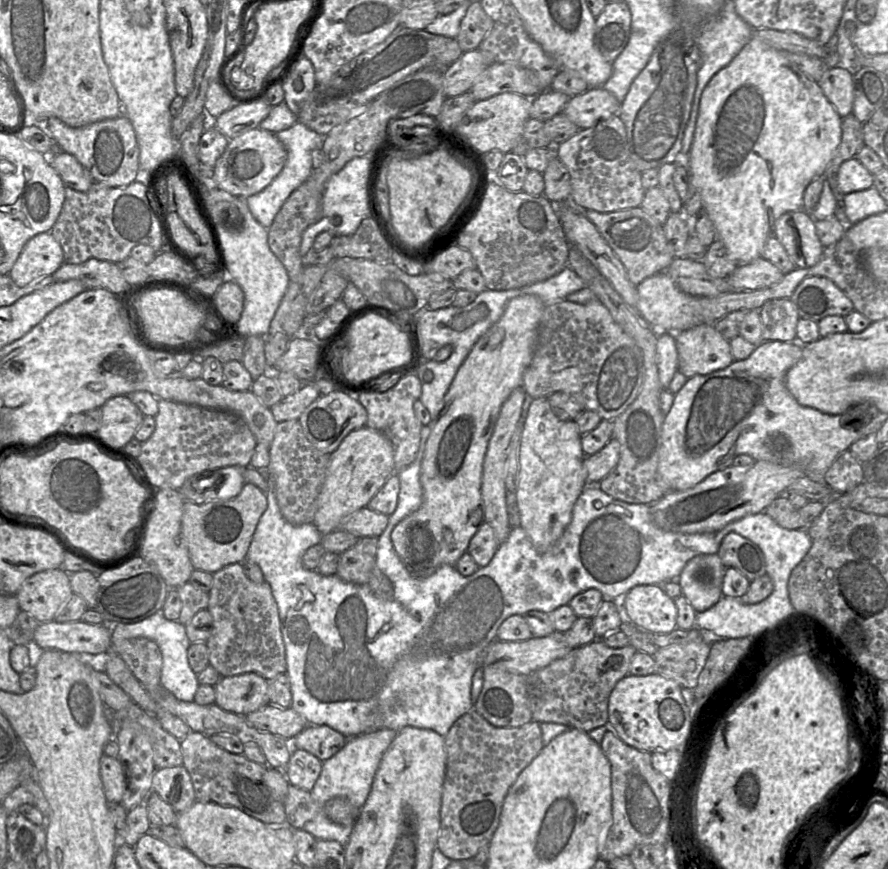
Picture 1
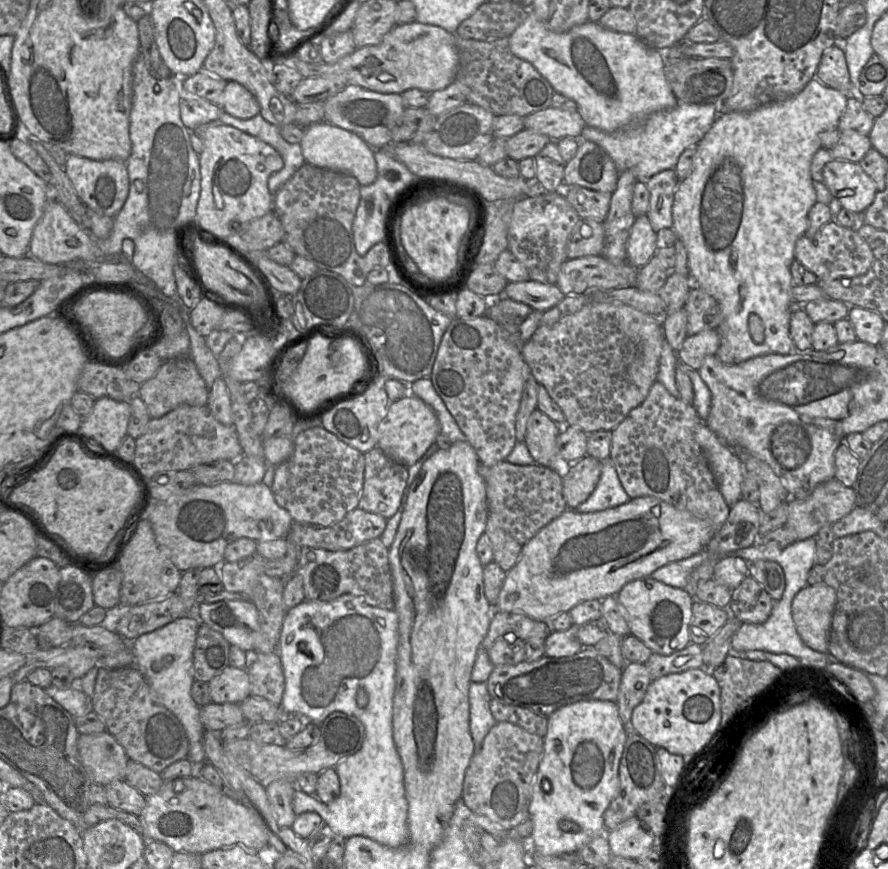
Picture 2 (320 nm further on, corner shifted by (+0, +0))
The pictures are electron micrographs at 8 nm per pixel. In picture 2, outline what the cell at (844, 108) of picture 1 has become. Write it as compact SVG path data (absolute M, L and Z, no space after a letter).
M833 45L825 50L815 78L824 85L845 94L848 99L853 97L845 53L838 46Z

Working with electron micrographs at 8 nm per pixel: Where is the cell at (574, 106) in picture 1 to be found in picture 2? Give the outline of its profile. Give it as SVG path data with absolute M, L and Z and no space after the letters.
M552 106L524 117L525 129L544 134L551 140L565 137L580 139L585 126L578 110L561 110Z

